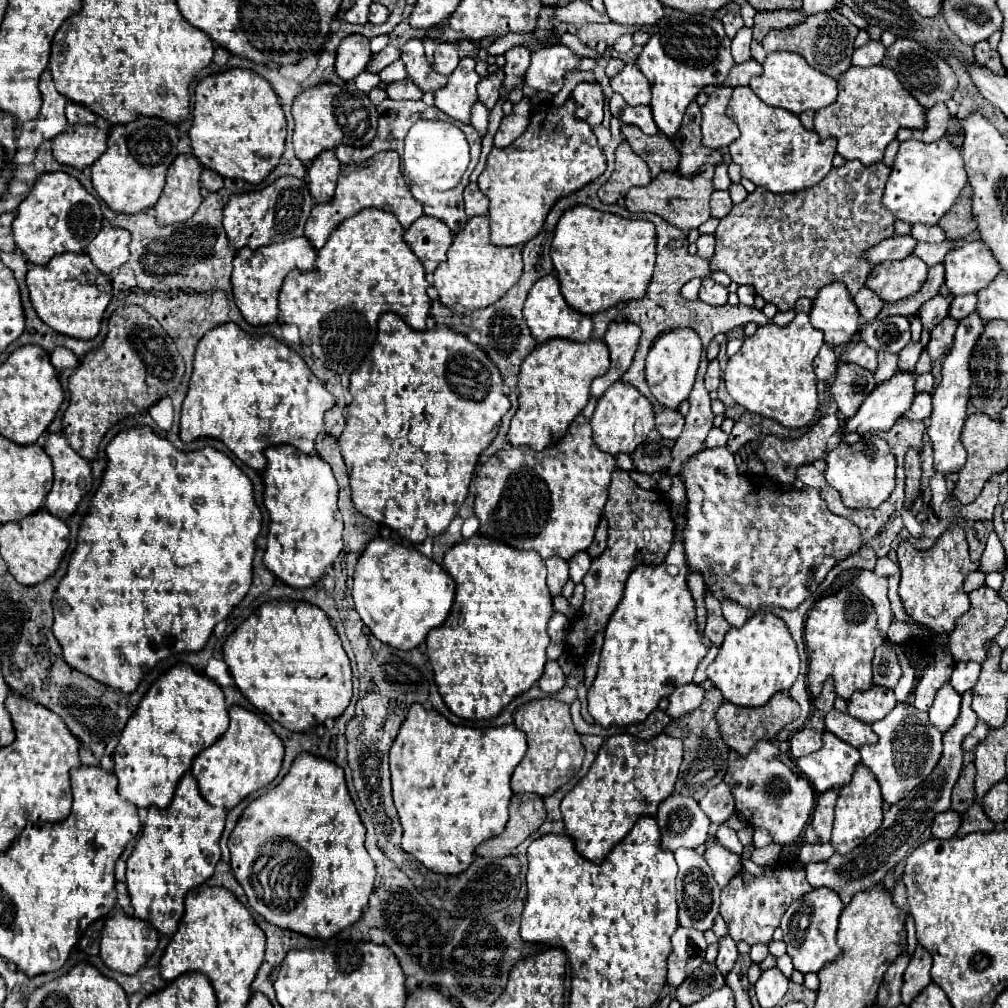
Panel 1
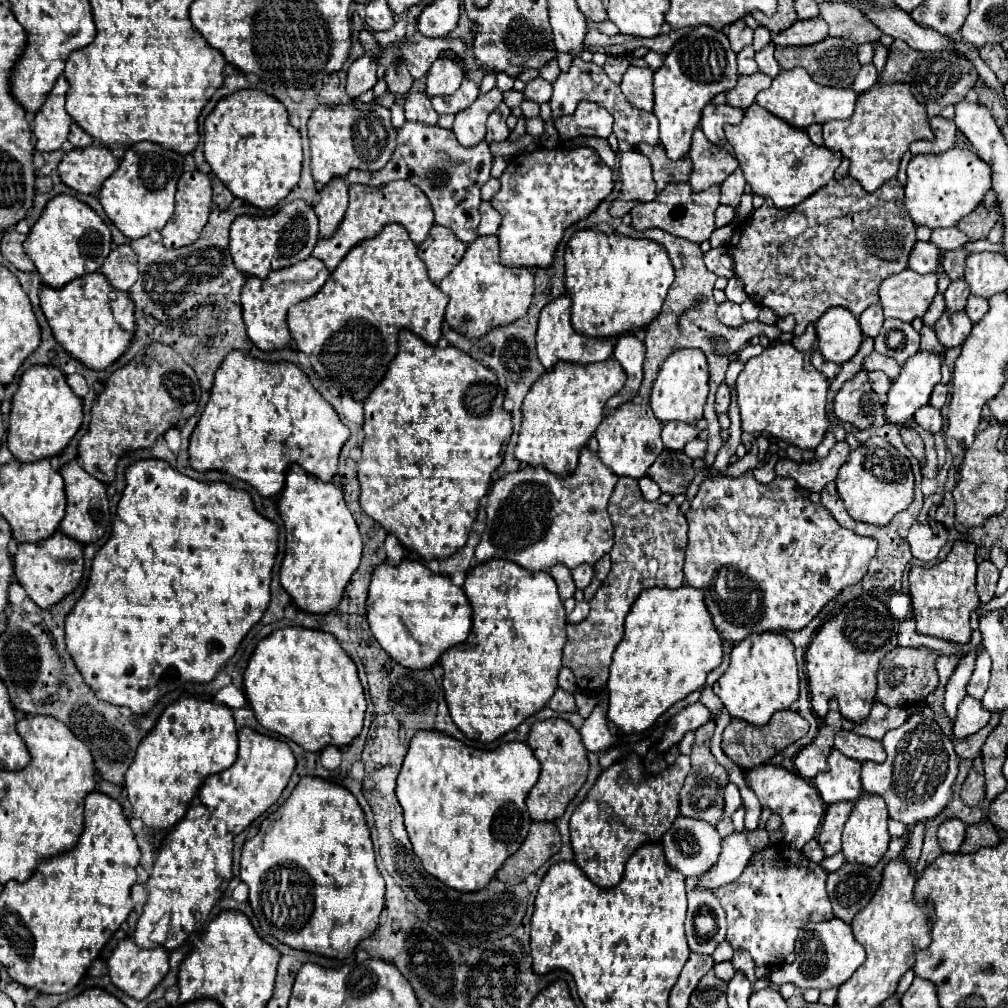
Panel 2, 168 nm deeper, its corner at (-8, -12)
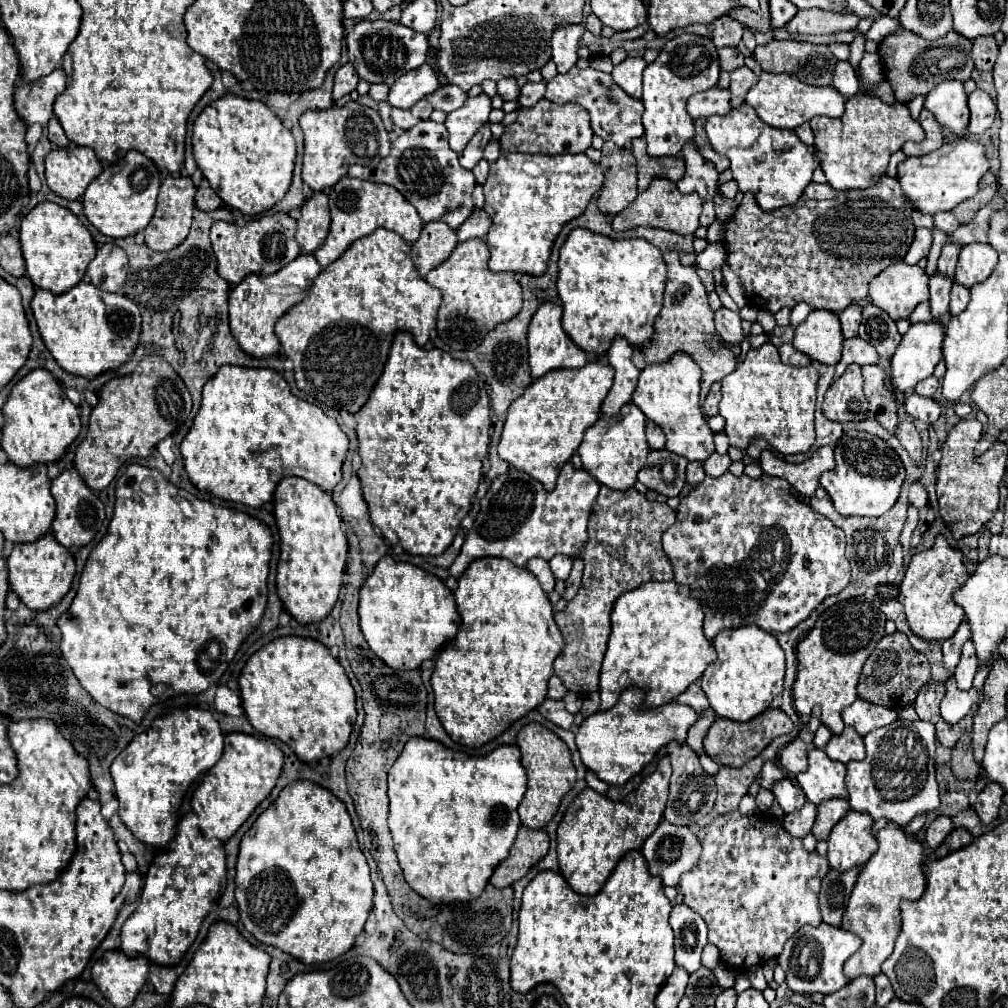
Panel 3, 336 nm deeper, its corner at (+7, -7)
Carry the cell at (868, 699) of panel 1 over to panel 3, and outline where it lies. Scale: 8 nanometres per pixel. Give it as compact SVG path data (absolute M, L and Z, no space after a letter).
M857 699L853 705L843 709L841 717L843 717L845 725L853 727L861 737L865 737L873 729L885 727L885 725L897 721L897 711Z

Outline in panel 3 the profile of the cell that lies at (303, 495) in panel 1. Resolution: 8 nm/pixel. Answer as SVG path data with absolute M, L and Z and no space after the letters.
M287 477L279 483L275 491L275 521L281 535L281 557L277 563L279 599L297 623L319 623L331 613L339 599L343 587L343 571L347 563L347 539L343 531L343 521L337 517L337 505L331 495L317 489L313 483L299 477Z

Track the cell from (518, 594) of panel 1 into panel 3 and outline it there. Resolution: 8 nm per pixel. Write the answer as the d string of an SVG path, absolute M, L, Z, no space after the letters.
M485 557L485 559L473 561L465 569L465 573L459 577L457 583L459 585L457 585L457 591L455 591L455 603L457 603L457 611L461 615L461 627L459 627L457 635L453 637L453 641L449 641L441 649L441 653L437 655L437 659L435 659L435 671L431 675L431 685L433 685L433 691L435 691L435 711L437 711L437 717L439 717L441 725L445 727L447 735L455 743L461 743L465 747L481 747L481 745L493 741L495 737L499 737L509 725L513 725L517 719L521 719L529 711L537 709L545 701L545 697L547 697L547 681L553 675L553 661L563 651L565 641L563 641L563 635L561 635L557 623L553 621L553 607L551 607L545 591L541 589L541 585L537 583L537 579L533 579L533 575L529 575L529 571L525 571L521 567L515 567L513 563L509 563L505 559Z

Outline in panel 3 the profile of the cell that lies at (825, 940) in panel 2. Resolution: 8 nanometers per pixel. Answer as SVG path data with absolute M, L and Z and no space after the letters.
M821 923L819 927L801 927L787 943L783 953L777 957L781 969L785 971L785 983L795 993L823 993L831 995L851 981L843 973L845 961L861 947L861 939L841 927Z

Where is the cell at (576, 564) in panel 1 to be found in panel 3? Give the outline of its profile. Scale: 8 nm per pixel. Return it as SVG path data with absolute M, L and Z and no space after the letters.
M553 555L553 559L549 559L551 573L555 575L555 579L561 579L561 581L565 581L569 577L571 565L573 565L573 559L567 555Z

